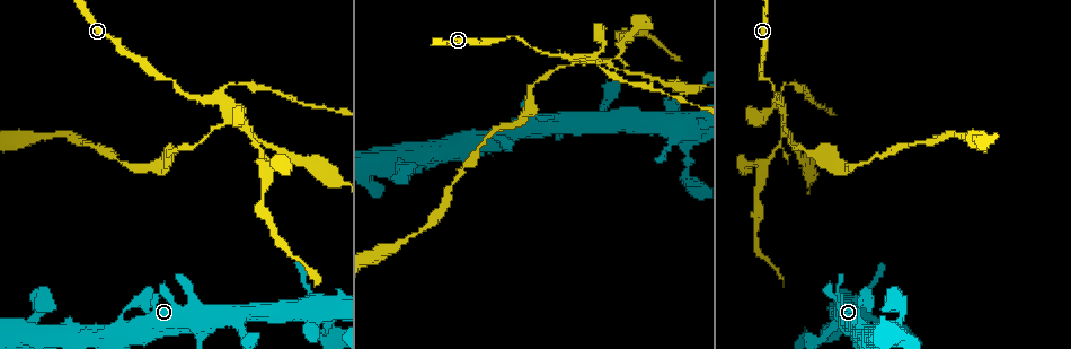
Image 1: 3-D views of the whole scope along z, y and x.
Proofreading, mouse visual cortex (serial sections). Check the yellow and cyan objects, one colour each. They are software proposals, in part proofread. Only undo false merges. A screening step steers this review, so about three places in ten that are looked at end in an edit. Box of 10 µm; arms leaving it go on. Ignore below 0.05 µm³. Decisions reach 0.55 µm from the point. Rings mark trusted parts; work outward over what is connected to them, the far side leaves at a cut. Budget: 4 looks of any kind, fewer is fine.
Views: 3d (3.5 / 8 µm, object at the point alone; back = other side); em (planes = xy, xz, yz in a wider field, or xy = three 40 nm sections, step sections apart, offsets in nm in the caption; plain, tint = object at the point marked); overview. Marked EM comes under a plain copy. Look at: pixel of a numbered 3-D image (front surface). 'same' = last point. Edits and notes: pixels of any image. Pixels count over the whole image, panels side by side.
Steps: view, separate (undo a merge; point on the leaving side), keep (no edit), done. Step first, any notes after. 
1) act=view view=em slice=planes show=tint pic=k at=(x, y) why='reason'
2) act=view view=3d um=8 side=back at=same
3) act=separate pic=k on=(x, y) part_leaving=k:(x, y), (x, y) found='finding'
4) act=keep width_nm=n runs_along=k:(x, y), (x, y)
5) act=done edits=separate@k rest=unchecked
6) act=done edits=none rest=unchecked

act=view view=3d um=3.5 pic=1 at=(328, 310) why='sharp bend'

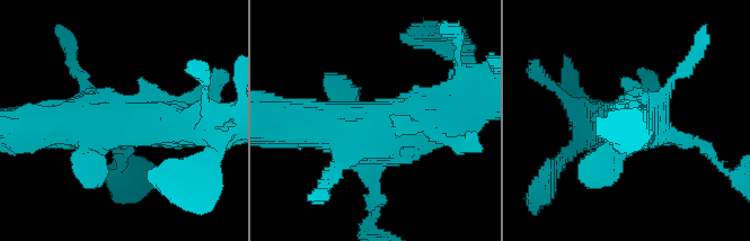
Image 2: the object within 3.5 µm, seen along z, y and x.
act=view view=em slice=xy step=1 show=tint pic=2 at=(127, 124)

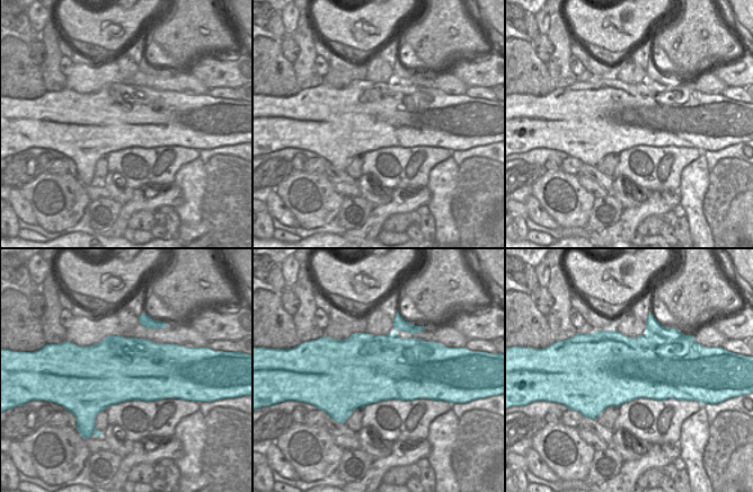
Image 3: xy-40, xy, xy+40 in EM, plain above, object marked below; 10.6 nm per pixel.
act=keep runs_along=2:(281, 123), (354, 140), (374, 201) found='one cell here'

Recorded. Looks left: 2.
act=view view=3d um=8 pic=1 at=(784, 113) why='sudden change in width'

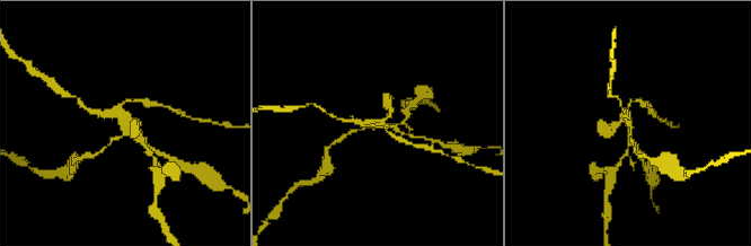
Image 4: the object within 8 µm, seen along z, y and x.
act=view view=em slice=xy step=3 show=tint at=same arms=4 arm_widths_nm=100,150,200,200 why='shape alone is not enough'

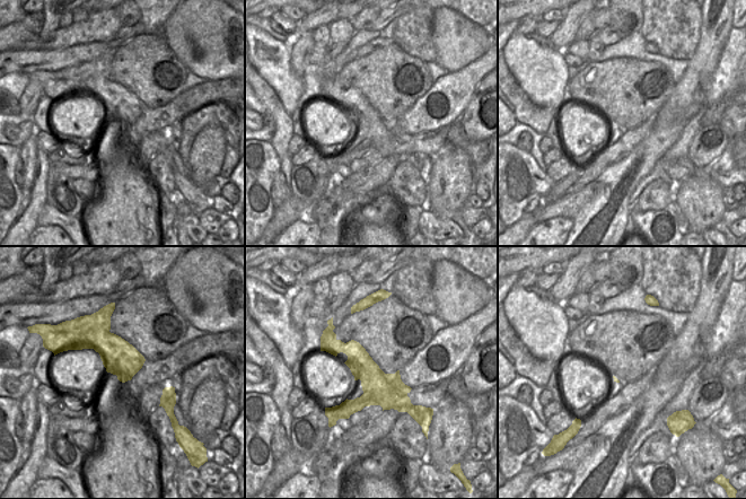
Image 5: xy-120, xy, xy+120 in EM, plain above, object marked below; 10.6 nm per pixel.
act=separate pic=4 on=(125, 131) part_leaving=4:(109, 113), (126, 126), (111, 142) found='a second cell is stuck on'

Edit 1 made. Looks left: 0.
act=done edits=separate@4 rest=unchecked

